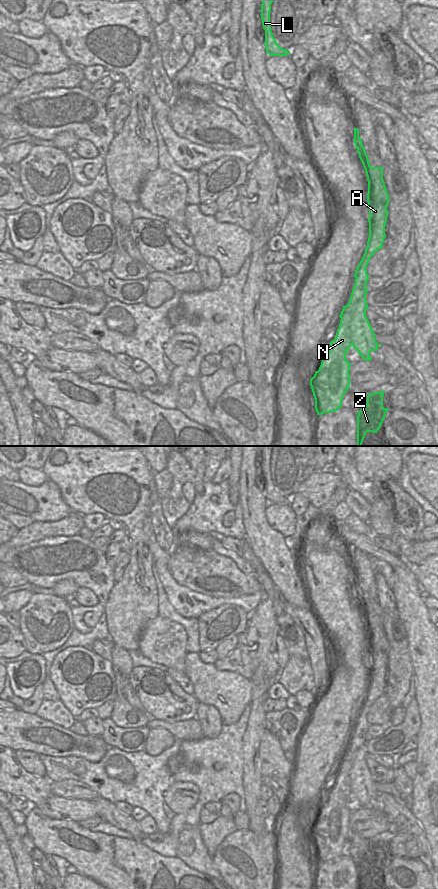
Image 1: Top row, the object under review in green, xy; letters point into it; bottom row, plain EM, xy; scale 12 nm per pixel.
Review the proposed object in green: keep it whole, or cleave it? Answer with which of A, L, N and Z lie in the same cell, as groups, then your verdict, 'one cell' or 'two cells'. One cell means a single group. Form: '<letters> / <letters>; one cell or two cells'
A L Z / N; two cells

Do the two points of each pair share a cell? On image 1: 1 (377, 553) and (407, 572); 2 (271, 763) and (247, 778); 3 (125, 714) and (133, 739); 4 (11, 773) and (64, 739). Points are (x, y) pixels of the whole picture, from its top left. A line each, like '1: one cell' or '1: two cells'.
1: two cells
2: two cells
3: two cells
4: two cells

